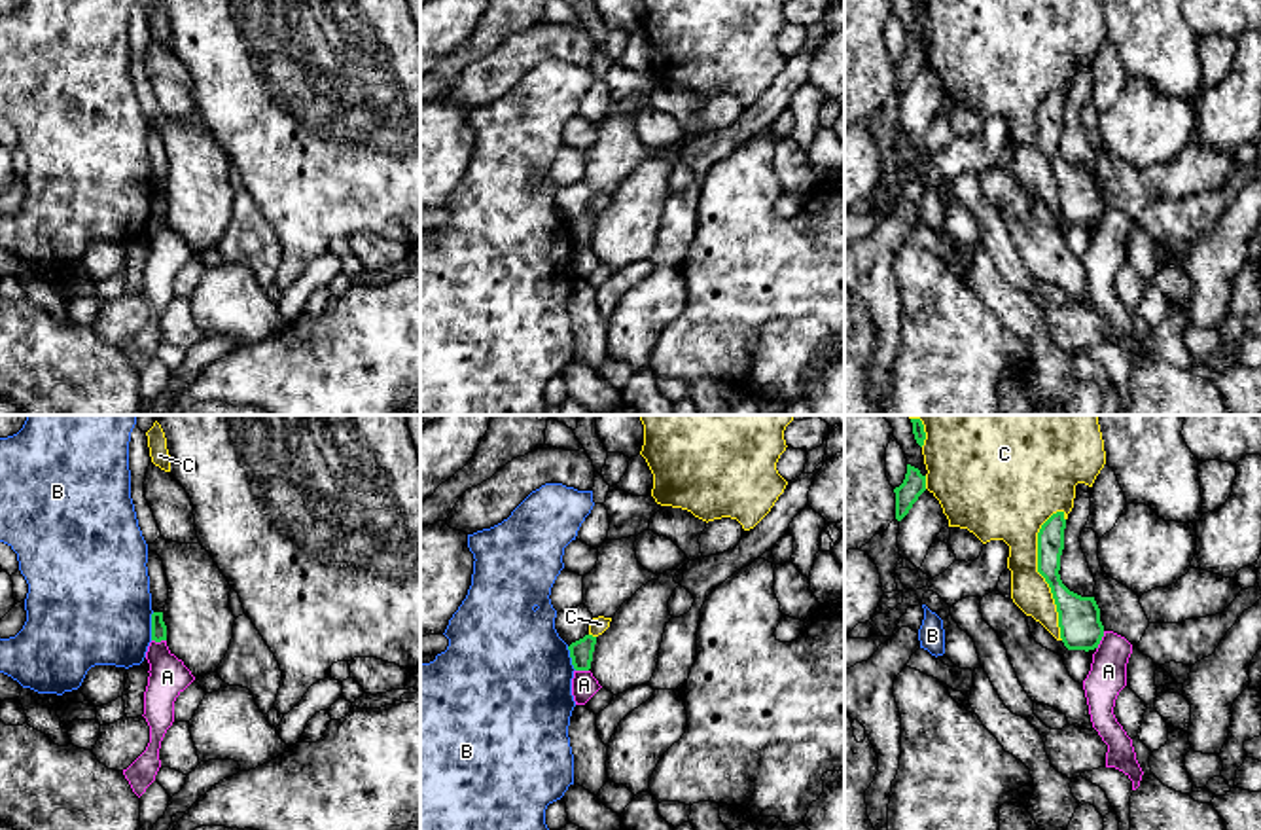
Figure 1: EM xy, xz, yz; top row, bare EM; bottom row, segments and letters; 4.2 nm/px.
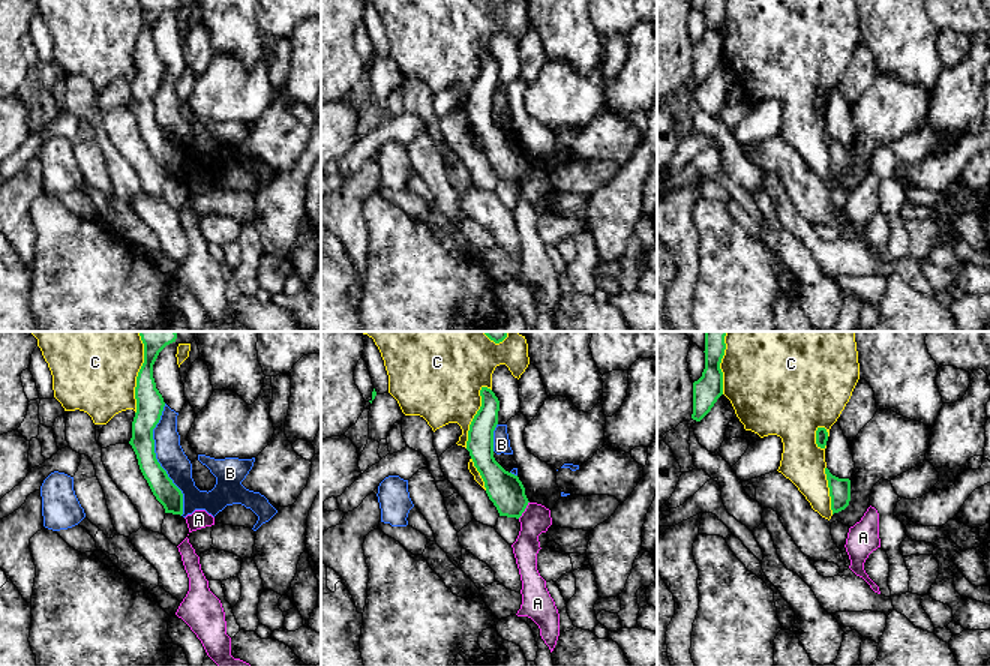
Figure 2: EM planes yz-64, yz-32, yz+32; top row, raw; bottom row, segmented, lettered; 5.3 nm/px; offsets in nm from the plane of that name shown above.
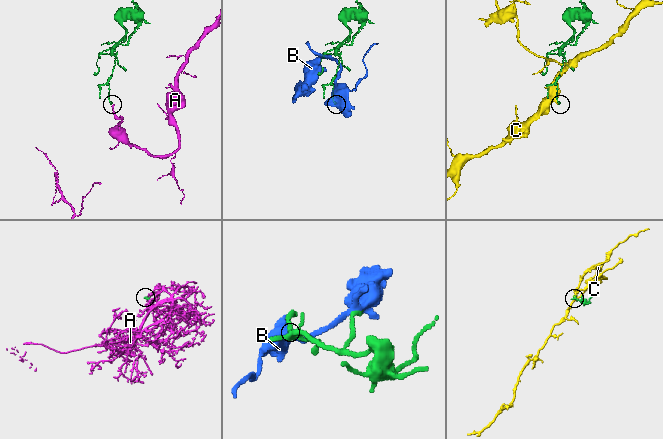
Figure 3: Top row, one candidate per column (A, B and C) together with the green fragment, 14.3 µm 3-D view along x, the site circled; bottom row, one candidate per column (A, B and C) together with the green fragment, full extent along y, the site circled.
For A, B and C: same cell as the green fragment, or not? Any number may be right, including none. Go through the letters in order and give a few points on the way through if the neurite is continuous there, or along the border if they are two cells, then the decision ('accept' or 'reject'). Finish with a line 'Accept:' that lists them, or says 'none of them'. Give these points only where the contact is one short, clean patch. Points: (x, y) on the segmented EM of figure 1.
A: border along yz (1104, 631), (1097, 649); reject
B: reject
C: reject
Accept: none of them

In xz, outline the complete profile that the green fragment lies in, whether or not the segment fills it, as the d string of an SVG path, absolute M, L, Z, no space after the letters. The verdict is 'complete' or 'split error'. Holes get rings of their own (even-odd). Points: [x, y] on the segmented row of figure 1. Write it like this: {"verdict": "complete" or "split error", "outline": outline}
{"verdict": "complete", "outline": "M585 635L583 639L572 642L568 646L572 665L576 671L589 671L591 669L595 644L596 644L596 637Z"}

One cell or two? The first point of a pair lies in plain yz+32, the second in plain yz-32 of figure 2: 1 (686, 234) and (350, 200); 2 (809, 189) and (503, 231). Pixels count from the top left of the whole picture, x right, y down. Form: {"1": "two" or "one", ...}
{"1": "one", "2": "one"}

